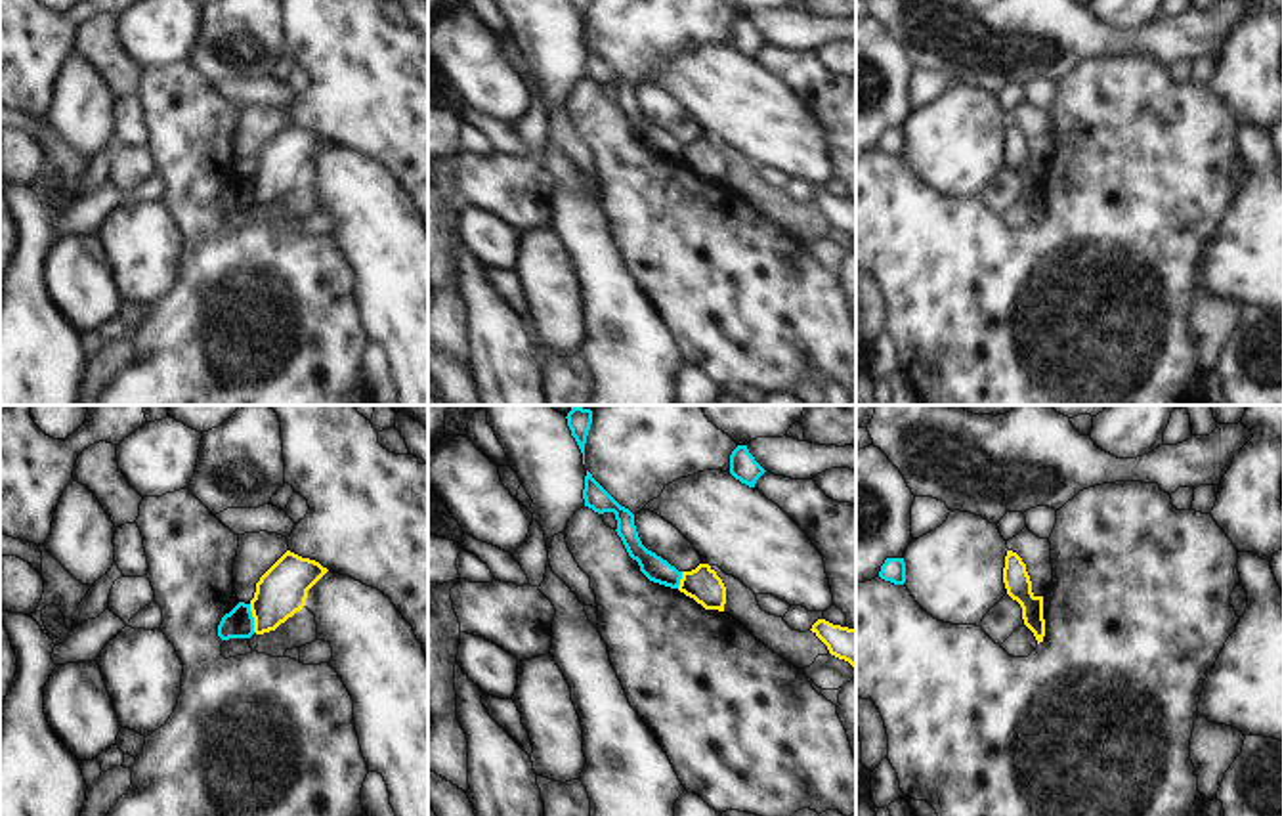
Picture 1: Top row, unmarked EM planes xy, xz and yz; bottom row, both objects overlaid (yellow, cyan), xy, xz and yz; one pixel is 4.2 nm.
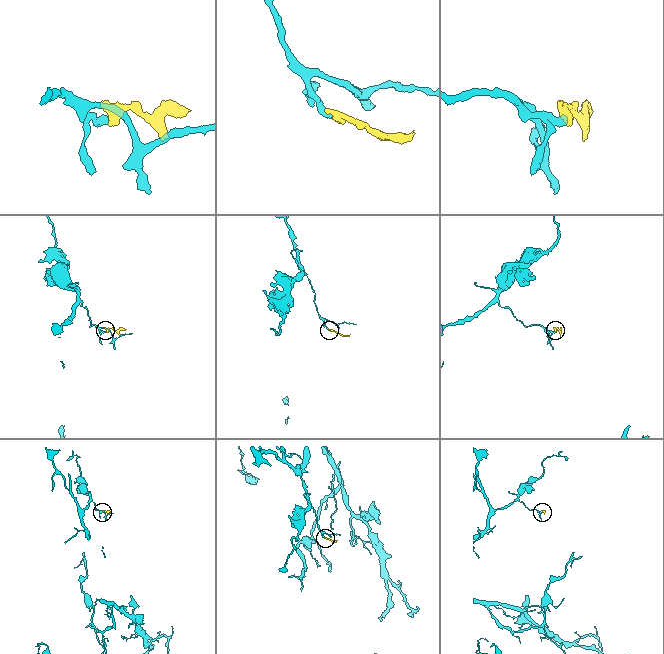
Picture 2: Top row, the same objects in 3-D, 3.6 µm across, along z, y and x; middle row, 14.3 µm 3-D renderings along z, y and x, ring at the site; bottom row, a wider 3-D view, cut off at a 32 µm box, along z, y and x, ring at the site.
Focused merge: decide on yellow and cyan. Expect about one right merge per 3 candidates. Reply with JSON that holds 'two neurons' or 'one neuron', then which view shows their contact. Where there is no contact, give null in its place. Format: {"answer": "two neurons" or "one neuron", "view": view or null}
{"answer": "two neurons", "view": "xy"}

